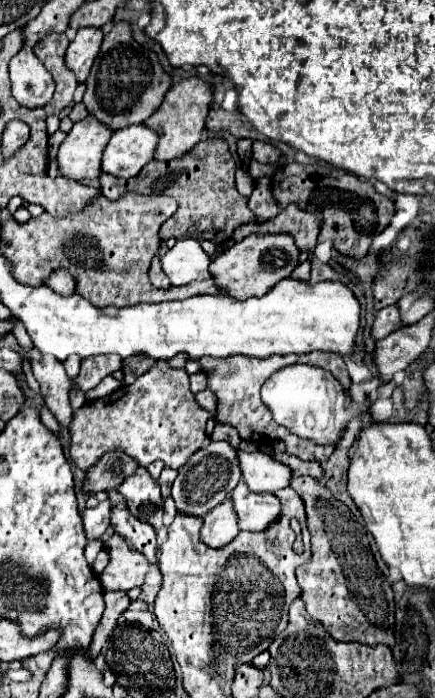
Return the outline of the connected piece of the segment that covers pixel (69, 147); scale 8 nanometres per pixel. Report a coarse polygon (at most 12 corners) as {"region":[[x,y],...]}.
{"region":[[88,116],[58,148],[64,178],[100,176],[112,130]]}

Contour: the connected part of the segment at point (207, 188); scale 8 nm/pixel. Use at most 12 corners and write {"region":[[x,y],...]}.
{"region":[[220,138],[136,178],[100,176],[106,198],[164,194],[160,238],[224,244],[254,216]]}

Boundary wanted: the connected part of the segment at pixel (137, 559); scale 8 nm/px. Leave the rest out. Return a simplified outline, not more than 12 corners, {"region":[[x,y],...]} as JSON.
{"region":[[118,534],[104,542],[104,590],[142,586],[148,560]]}

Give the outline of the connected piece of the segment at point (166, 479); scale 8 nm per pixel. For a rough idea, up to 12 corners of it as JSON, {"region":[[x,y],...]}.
{"region":[[164,468],[158,484],[162,486],[164,498],[170,494],[170,484],[178,472]]}

